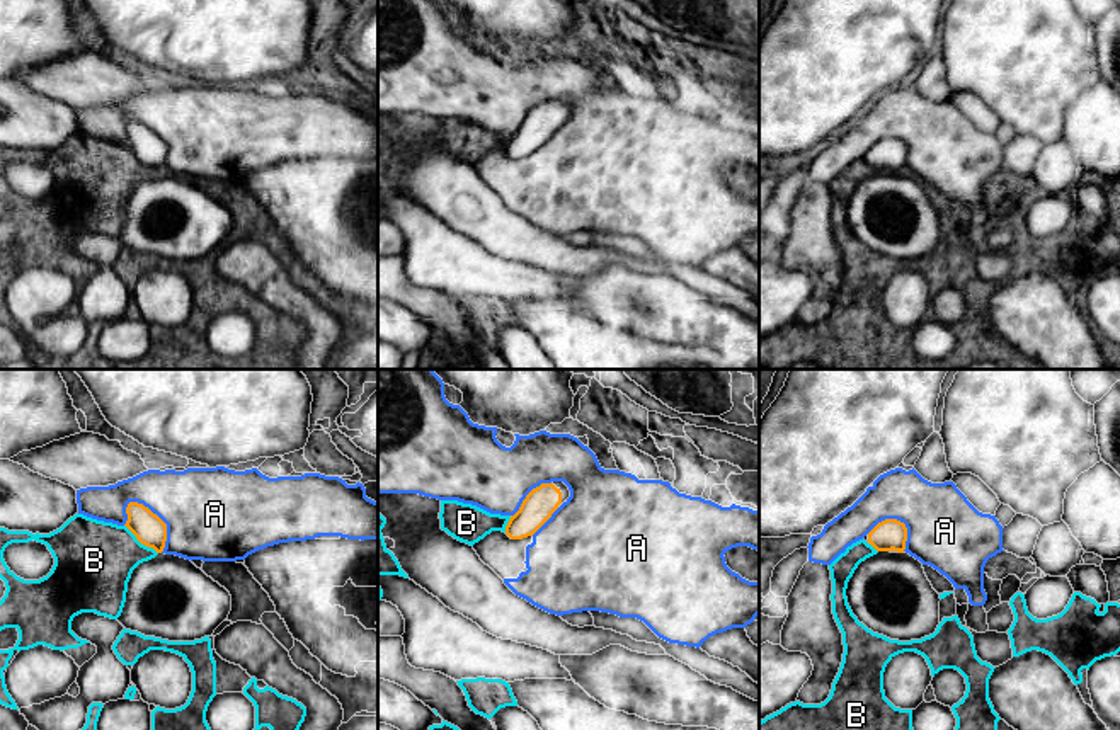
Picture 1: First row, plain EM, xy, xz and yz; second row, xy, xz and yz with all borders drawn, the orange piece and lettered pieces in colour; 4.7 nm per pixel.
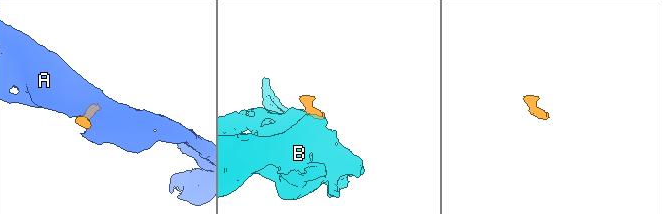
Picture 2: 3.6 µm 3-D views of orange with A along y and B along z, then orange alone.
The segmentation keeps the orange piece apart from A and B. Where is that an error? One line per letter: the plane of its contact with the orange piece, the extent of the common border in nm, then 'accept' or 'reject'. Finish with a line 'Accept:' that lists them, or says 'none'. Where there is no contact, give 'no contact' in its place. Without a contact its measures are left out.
A: xy | 300 nm | reject
B: xy | 220 nm | reject
Accept: none

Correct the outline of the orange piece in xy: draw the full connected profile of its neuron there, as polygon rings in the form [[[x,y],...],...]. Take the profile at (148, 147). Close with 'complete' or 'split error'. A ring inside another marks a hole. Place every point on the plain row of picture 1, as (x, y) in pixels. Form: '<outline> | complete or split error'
[[[129,121],[126,126],[128,140],[126,146],[136,155],[136,158],[162,172],[167,160],[167,143],[153,133],[148,126],[138,121]]] | complete

